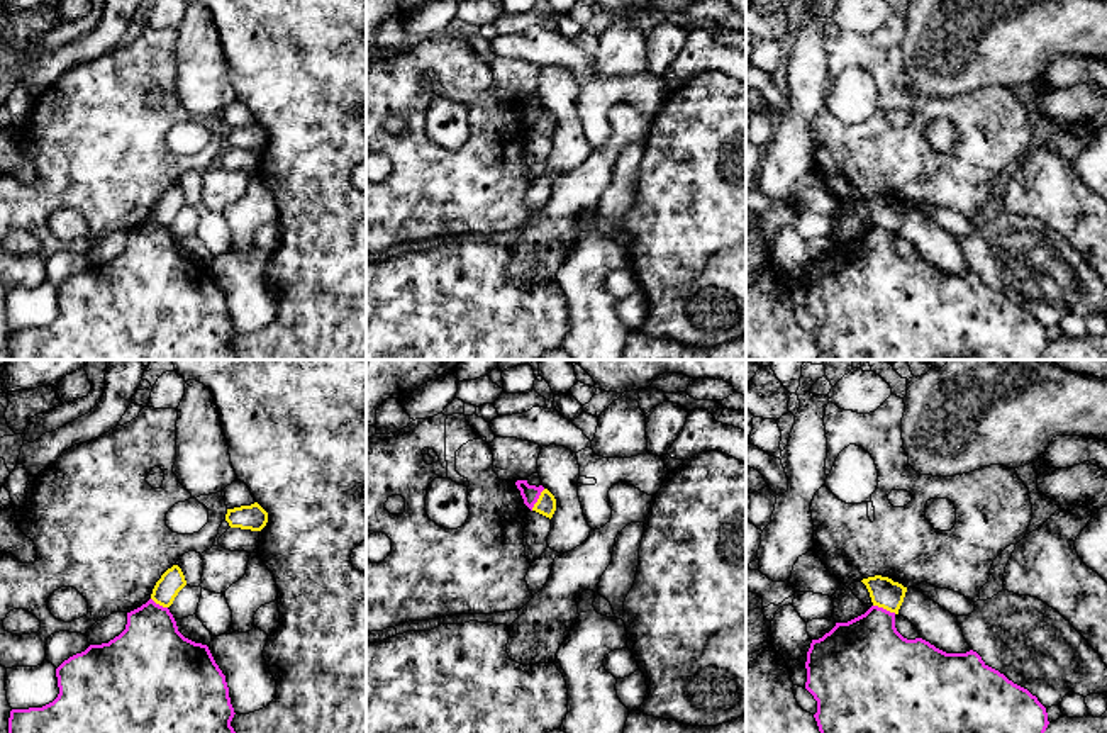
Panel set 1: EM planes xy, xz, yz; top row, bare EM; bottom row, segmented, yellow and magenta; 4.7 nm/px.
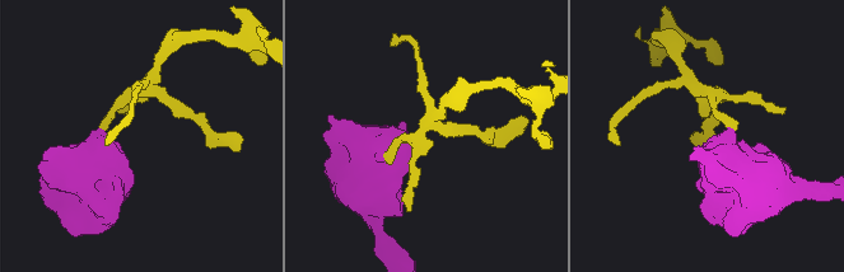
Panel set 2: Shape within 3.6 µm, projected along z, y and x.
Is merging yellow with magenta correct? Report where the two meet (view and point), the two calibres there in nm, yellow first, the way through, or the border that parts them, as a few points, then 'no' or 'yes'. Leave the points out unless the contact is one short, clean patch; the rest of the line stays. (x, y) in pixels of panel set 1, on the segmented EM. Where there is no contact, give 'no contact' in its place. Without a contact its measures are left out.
meets yellow in yz at (885, 608); 140 nm thick on the yellow side, 380 nm on the other; border along yz (873, 604), (895, 613); no

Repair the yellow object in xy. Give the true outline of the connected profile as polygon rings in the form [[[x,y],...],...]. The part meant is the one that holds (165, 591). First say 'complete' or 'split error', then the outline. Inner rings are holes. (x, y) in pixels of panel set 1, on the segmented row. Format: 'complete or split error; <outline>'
complete; [[[173,565],[156,582],[151,599],[163,607],[170,607],[185,585],[186,580],[181,568],[178,565]]]

